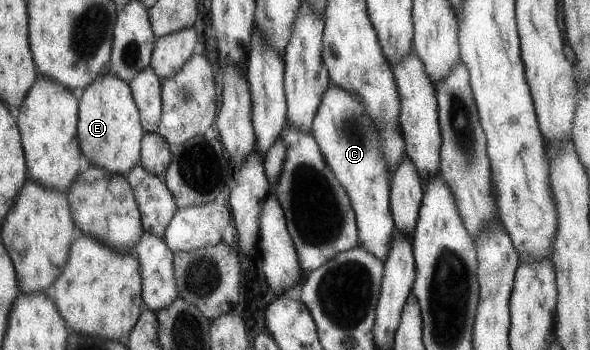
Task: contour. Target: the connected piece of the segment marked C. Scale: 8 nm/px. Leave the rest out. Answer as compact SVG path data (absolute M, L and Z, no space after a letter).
M327 85L309 133L316 141L326 164L348 195L355 214L358 244L384 262L395 230L389 209L387 164L379 151L377 130L363 113L363 103L334 85Z

